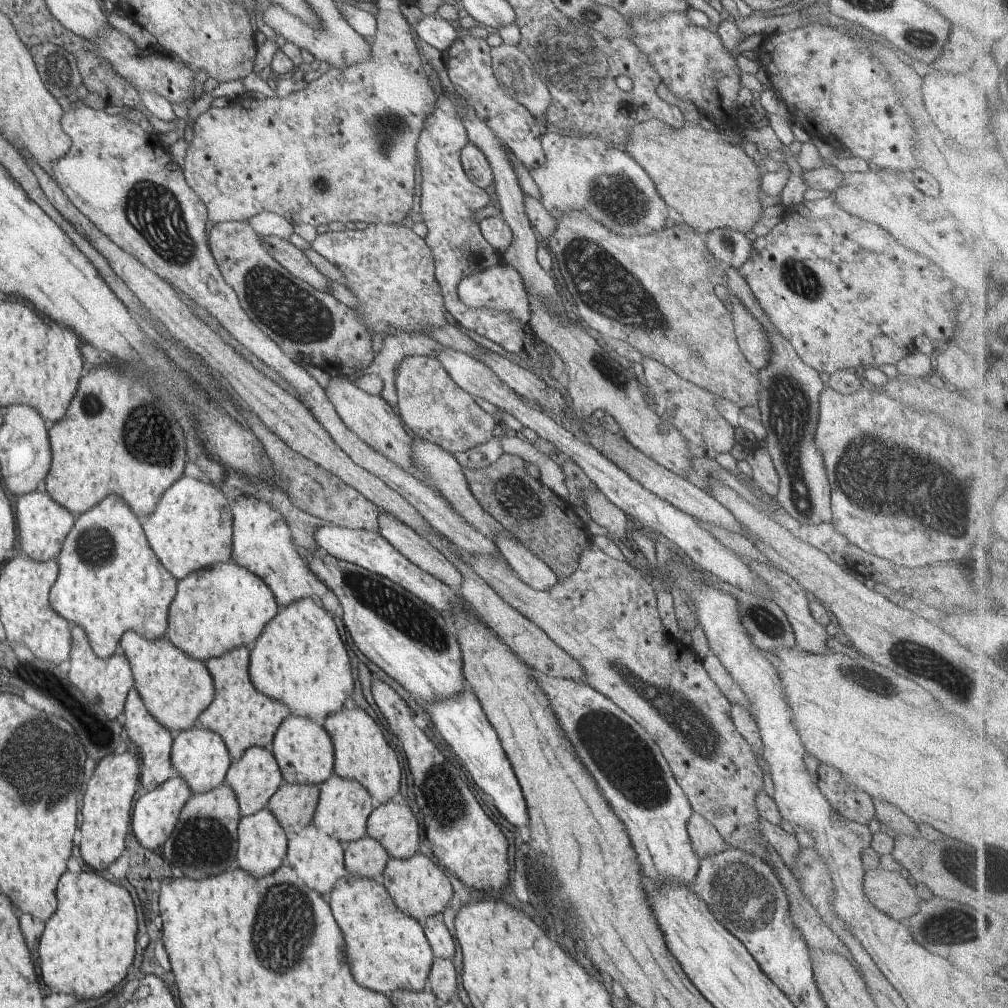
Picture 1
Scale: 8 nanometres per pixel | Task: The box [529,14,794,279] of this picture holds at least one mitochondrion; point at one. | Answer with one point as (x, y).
(553, 52)

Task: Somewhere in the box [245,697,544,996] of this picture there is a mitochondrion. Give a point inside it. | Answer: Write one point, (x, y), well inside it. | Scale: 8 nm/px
(292, 912)

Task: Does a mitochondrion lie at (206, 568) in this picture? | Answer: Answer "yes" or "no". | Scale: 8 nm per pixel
no

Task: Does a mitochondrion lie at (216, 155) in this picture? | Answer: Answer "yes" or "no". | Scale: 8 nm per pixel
no

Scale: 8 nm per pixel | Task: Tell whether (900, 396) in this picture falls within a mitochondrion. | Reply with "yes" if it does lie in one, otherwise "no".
no

